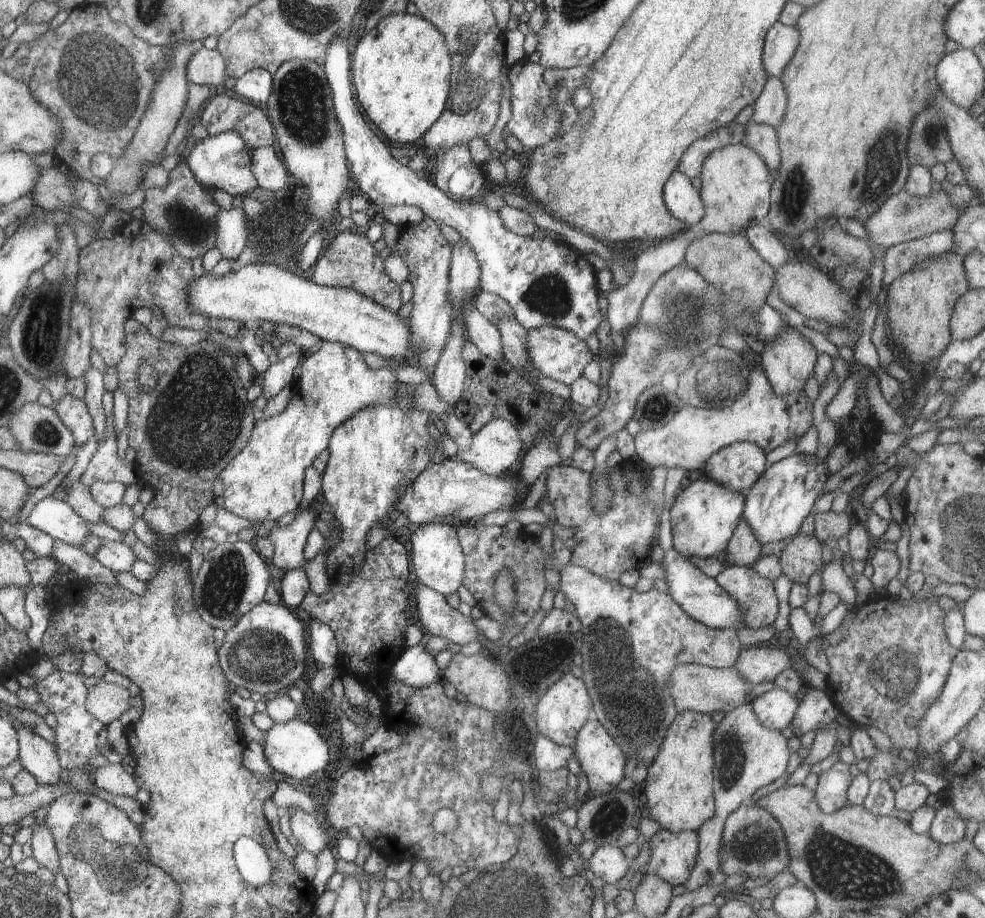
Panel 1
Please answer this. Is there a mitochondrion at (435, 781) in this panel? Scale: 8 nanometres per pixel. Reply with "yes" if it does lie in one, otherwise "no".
no

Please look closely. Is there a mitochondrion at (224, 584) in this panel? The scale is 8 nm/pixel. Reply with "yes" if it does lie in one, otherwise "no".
yes

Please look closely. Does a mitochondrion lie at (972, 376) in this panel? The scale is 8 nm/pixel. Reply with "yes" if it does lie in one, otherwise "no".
no

